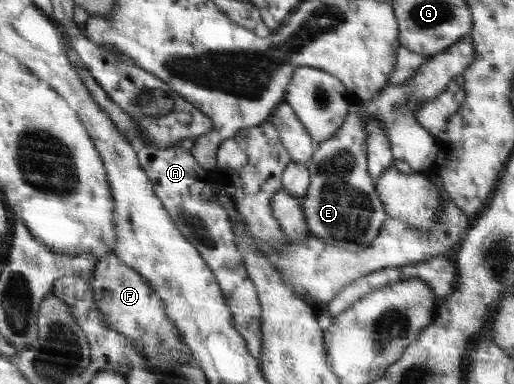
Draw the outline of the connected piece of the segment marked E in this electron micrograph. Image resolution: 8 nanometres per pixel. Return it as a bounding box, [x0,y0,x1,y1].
[300,35,476,250]

